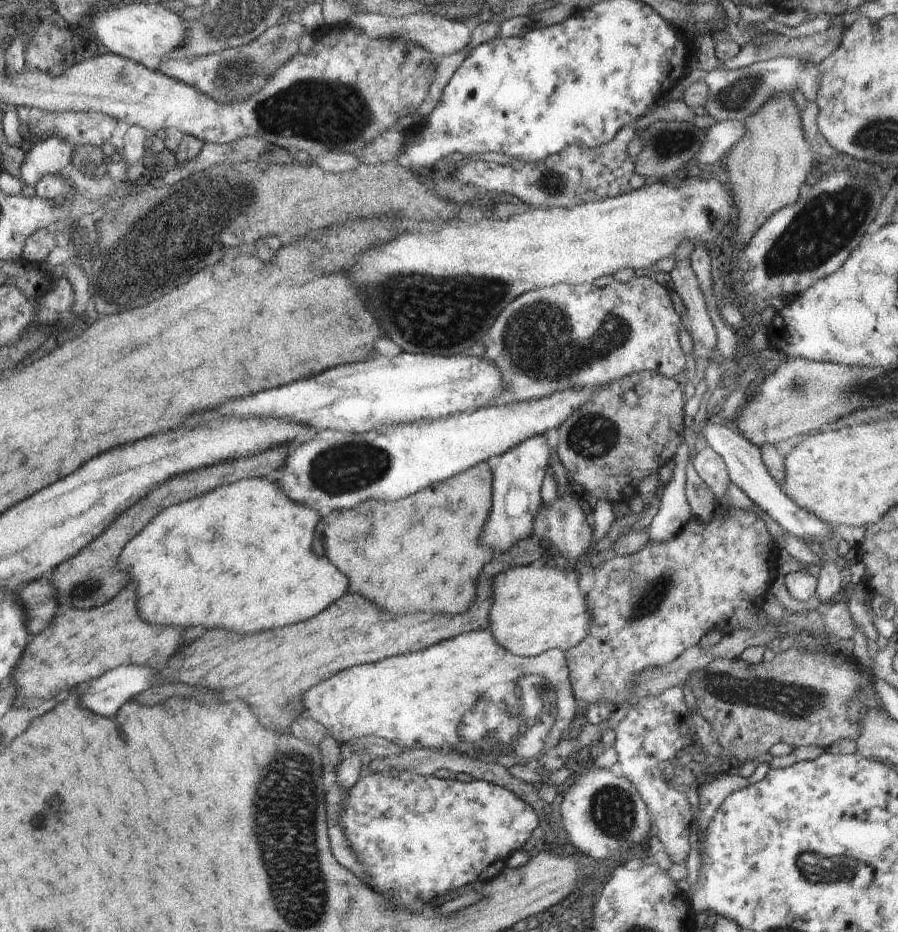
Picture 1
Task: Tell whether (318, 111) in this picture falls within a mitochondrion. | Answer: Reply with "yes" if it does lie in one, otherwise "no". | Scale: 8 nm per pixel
yes

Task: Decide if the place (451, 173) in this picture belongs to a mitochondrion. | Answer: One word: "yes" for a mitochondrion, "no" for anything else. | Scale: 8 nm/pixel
no

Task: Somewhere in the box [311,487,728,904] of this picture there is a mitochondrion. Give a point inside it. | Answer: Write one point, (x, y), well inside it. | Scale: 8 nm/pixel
(515, 717)

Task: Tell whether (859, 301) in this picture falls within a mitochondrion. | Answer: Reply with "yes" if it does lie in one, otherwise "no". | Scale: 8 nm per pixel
no

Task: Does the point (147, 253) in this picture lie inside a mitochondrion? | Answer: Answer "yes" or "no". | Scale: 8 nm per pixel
yes

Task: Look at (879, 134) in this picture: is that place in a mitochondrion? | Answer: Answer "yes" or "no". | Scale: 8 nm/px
yes

